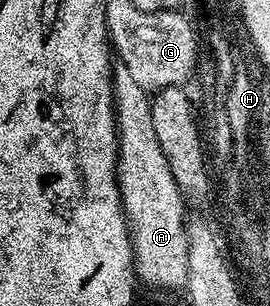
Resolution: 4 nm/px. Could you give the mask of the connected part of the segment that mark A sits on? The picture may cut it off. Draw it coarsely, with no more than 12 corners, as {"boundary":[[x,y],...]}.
{"boundary":[[112,69],[118,190],[137,280],[186,284],[184,194],[151,94]]}

